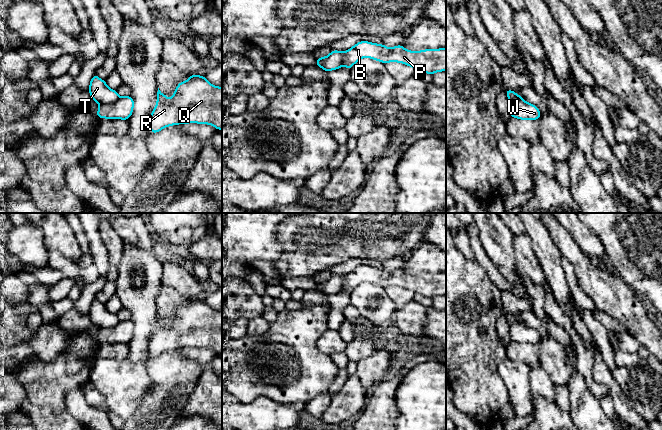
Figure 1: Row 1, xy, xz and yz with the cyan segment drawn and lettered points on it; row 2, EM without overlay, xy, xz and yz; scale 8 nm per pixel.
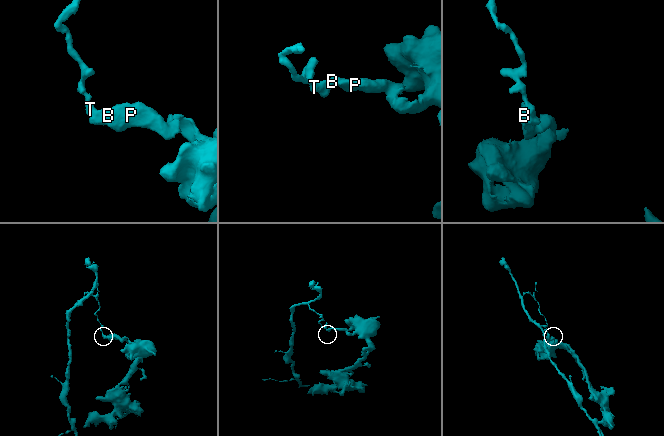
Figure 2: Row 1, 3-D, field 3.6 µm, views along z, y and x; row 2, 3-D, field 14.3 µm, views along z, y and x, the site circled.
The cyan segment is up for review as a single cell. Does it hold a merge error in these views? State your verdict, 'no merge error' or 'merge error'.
merge error

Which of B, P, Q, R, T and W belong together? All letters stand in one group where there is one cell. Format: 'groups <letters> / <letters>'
groups B P Q R W / T

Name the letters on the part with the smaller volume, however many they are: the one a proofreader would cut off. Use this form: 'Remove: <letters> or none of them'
Remove: T

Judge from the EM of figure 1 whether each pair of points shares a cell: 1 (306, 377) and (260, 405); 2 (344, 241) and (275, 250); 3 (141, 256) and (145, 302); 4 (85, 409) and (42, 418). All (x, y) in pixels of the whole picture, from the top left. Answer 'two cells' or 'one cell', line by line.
1: two cells
2: two cells
3: one cell
4: two cells

